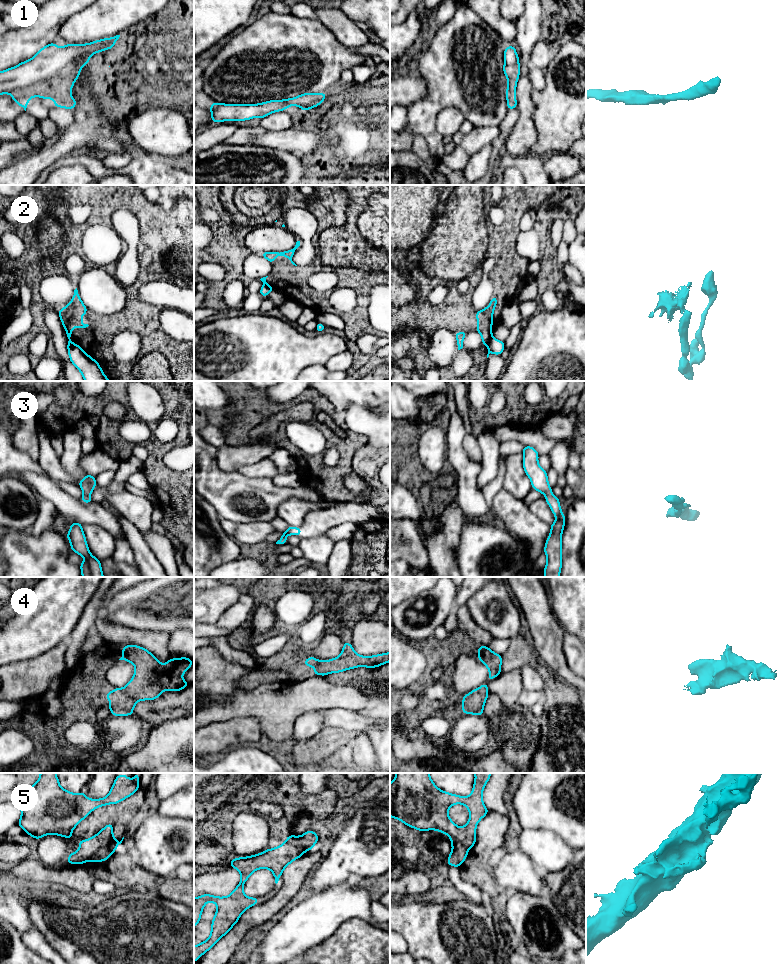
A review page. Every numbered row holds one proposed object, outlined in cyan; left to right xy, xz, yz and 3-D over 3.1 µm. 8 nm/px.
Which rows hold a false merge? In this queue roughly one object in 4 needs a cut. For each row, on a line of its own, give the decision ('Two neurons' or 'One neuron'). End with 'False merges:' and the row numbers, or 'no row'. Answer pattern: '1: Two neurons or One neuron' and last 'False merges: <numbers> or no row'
1: One neuron
2: Two neurons
3: One neuron
4: One neuron
5: Two neurons
False merges: 2, 5

